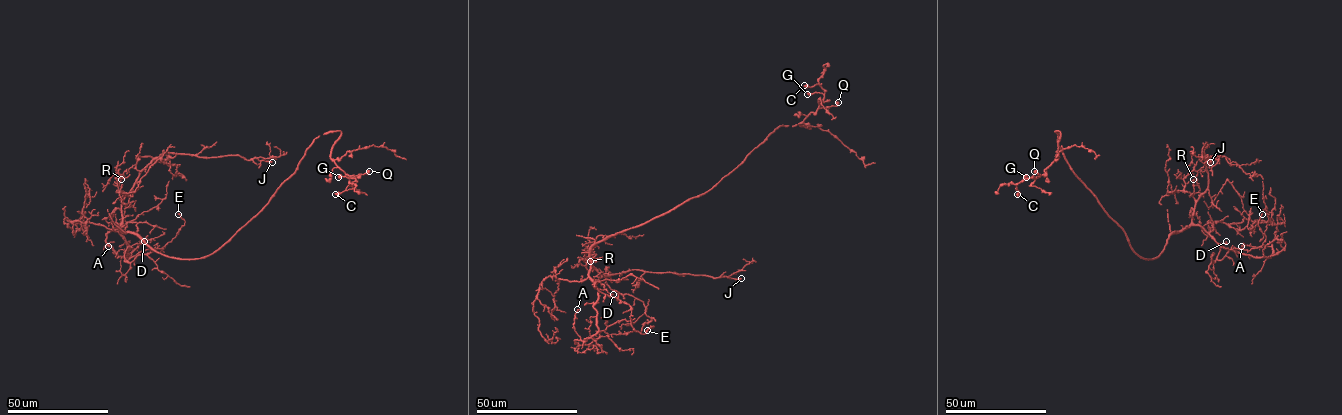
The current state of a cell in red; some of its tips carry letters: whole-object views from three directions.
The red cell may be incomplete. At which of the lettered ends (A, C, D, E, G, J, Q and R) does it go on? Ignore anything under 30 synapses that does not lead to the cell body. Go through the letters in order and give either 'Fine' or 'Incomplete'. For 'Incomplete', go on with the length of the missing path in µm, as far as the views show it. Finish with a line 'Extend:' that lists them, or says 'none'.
A: Fine
C: Fine
D: Fine
E: Fine
G: Fine
J: Fine
Q: Fine
R: Fine
Extend: none

